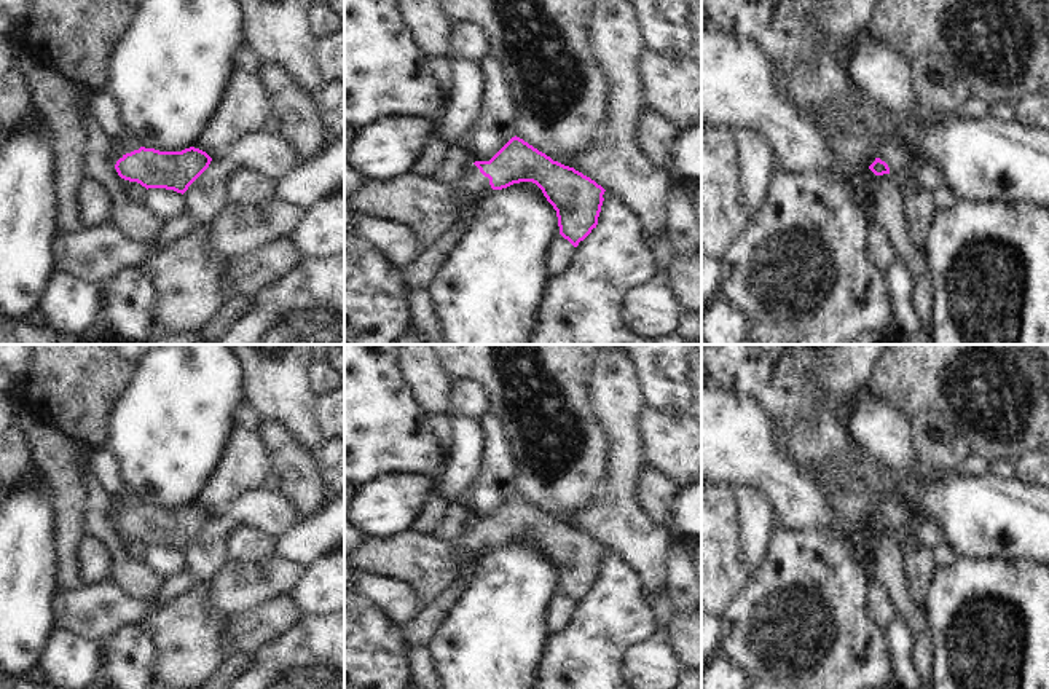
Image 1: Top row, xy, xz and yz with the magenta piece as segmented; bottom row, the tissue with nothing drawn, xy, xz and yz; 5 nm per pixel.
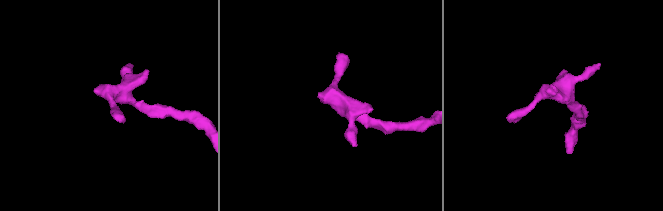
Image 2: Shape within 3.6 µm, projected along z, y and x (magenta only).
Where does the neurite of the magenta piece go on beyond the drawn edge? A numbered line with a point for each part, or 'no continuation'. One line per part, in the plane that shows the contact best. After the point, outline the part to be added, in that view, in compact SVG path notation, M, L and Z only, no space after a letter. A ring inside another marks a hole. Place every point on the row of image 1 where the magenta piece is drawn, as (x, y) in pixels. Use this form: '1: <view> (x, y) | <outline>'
1: xz (472, 182) | M472 164L461 179L450 183L453 190L459 195L459 201L469 207L472 199L491 188L489 179L485 177L480 169Z

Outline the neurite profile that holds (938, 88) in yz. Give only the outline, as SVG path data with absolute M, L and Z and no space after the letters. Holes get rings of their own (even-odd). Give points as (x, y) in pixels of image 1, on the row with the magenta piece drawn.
M921 56L910 62L913 93L931 113L958 113L972 97L971 89L941 56Z

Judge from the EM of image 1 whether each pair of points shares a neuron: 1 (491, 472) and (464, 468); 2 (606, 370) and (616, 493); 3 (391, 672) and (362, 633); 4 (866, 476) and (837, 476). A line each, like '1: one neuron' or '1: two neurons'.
1: two neurons
2: one neuron
3: one neuron
4: one neuron

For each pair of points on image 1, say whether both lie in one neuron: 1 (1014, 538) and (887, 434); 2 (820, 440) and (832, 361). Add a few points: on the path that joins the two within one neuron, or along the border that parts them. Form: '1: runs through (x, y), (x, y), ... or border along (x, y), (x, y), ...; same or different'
1: runs through (979, 515), (955, 501), (939, 498), (911, 469); same
2: border along (799, 372), (818, 383), (836, 417), (844, 425); different

